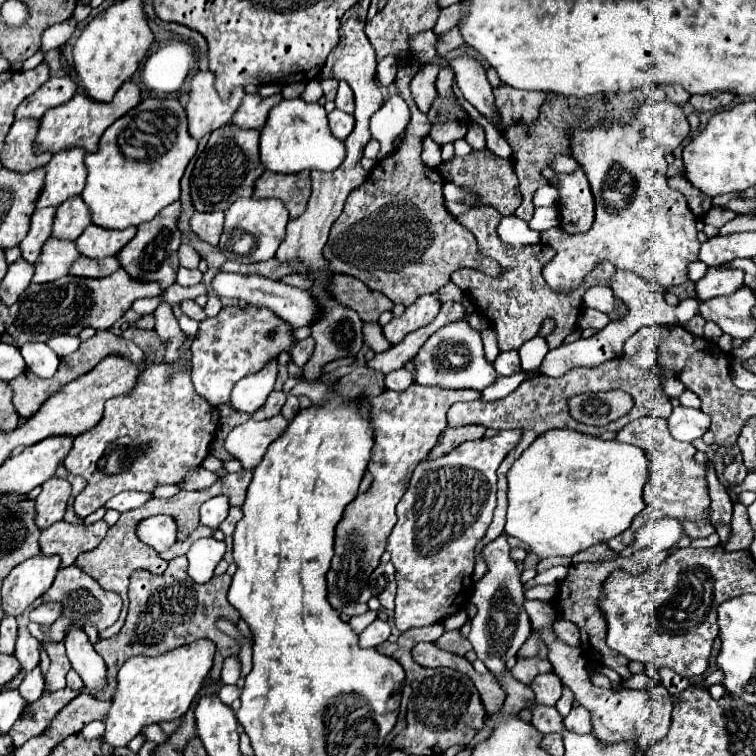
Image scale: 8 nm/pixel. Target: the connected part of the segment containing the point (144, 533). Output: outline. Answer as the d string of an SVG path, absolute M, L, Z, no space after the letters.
M150 516L136 526L136 536L142 544L164 552L176 542L176 524L170 516Z

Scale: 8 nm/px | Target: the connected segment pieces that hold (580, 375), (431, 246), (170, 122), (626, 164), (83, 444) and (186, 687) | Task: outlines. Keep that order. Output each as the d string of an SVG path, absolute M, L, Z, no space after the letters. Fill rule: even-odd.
M612 358L612 360L608 360L608 362L600 364L600 366L594 366L594 368L572 368L572 370L568 370L560 378L550 378L550 376L544 376L544 374L526 378L512 394L508 394L506 398L496 400L496 402L474 400L474 402L454 404L448 410L448 428L478 424L478 426L486 426L486 428L494 428L494 430L520 430L522 432L522 438L520 438L518 446L514 450L510 450L506 460L502 462L502 478L498 478L498 494L496 494L498 496L498 504L494 508L494 520L492 520L486 536L482 538L482 542L477 544L475 554L479 555L486 544L490 544L492 540L496 540L504 532L504 522L506 522L504 508L506 508L506 490L508 490L508 486L506 486L506 472L510 470L512 462L516 460L516 452L520 456L540 434L544 434L546 430L552 430L552 428L570 428L570 430L582 432L582 434L600 436L606 430L618 432L628 422L632 422L636 418L642 418L642 416L668 418L672 409L670 397L666 396L666 392L660 386L660 378L656 374L650 374L650 372L646 372L642 368L636 368L636 366L628 364L624 358ZM610 388L612 390L620 388L620 390L628 392L634 398L634 408L630 410L630 414L626 414L624 418L620 418L620 420L616 420L616 422L612 422L612 424L604 427L584 426L584 424L576 422L570 416L568 400L572 396L584 394L584 392L604 392L604 390L610 390Z
M398 52L398 74L394 86L406 98L412 118L406 126L406 138L398 150L376 164L366 182L346 200L344 212L332 224L324 258L328 270L362 280L370 290L386 294L394 304L410 306L418 296L432 294L450 282L450 274L460 268L474 268L490 276L500 276L498 262L484 260L472 232L446 212L442 186L444 180L436 168L426 168L420 160L422 140L430 132L430 122L410 98L410 80L418 72L416 58Z
M146 98L118 118L100 138L98 152L86 154L88 168L82 200L90 208L92 224L124 230L152 220L162 208L180 198L180 178L198 142L188 136L184 108L176 98Z
M648 98L640 108L636 108L632 122L628 124L614 124L614 122L600 122L596 128L582 130L572 128L568 132L570 136L570 156L584 168L594 202L596 202L596 220L590 232L586 234L566 234L562 228L550 228L548 232L542 232L542 242L552 246L556 250L556 256L548 266L544 268L544 278L550 284L550 288L558 292L568 292L576 286L580 286L582 278L596 268L598 262L612 262L616 268L630 270L662 288L666 286L678 286L686 282L686 268L690 262L696 260L696 250L700 248L700 242L696 240L696 216L690 212L686 198L670 190L666 184L666 154L670 154L680 142L690 134L690 126L686 120L686 114L682 106L674 102L658 102Z
M164 364L146 368L132 392L124 396L110 398L104 410L102 420L88 432L82 432L74 438L70 452L64 458L64 466L70 474L78 474L86 480L86 488L74 500L74 512L80 518L96 512L104 500L116 496L124 490L152 492L156 484L176 484L184 472L192 468L200 468L202 460L208 456L208 448L212 436L216 432L218 412L206 400L196 396L196 390L190 382L190 372L176 372L172 380L168 380L168 368Z
M196 640L184 648L176 648L156 658L132 656L132 660L126 660L118 670L116 690L110 698L112 704L104 716L104 742L108 742L112 748L128 746L128 742L140 734L144 726L180 720L188 712L212 668L214 650L214 642Z

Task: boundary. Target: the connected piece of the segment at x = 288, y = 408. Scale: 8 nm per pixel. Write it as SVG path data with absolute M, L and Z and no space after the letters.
M288 394L288 400L286 400L286 404L282 406L282 412L280 412L288 422L298 414L298 398L296 396L292 396L292 394Z

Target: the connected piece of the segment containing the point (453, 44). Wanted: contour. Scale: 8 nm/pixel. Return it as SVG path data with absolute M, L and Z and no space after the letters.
M453 28L449 32L437 36L436 42L436 52L437 55L442 57L446 55L448 52L452 51L455 48L458 48L462 45L463 40L462 36L460 36L460 32L458 32L458 28Z

